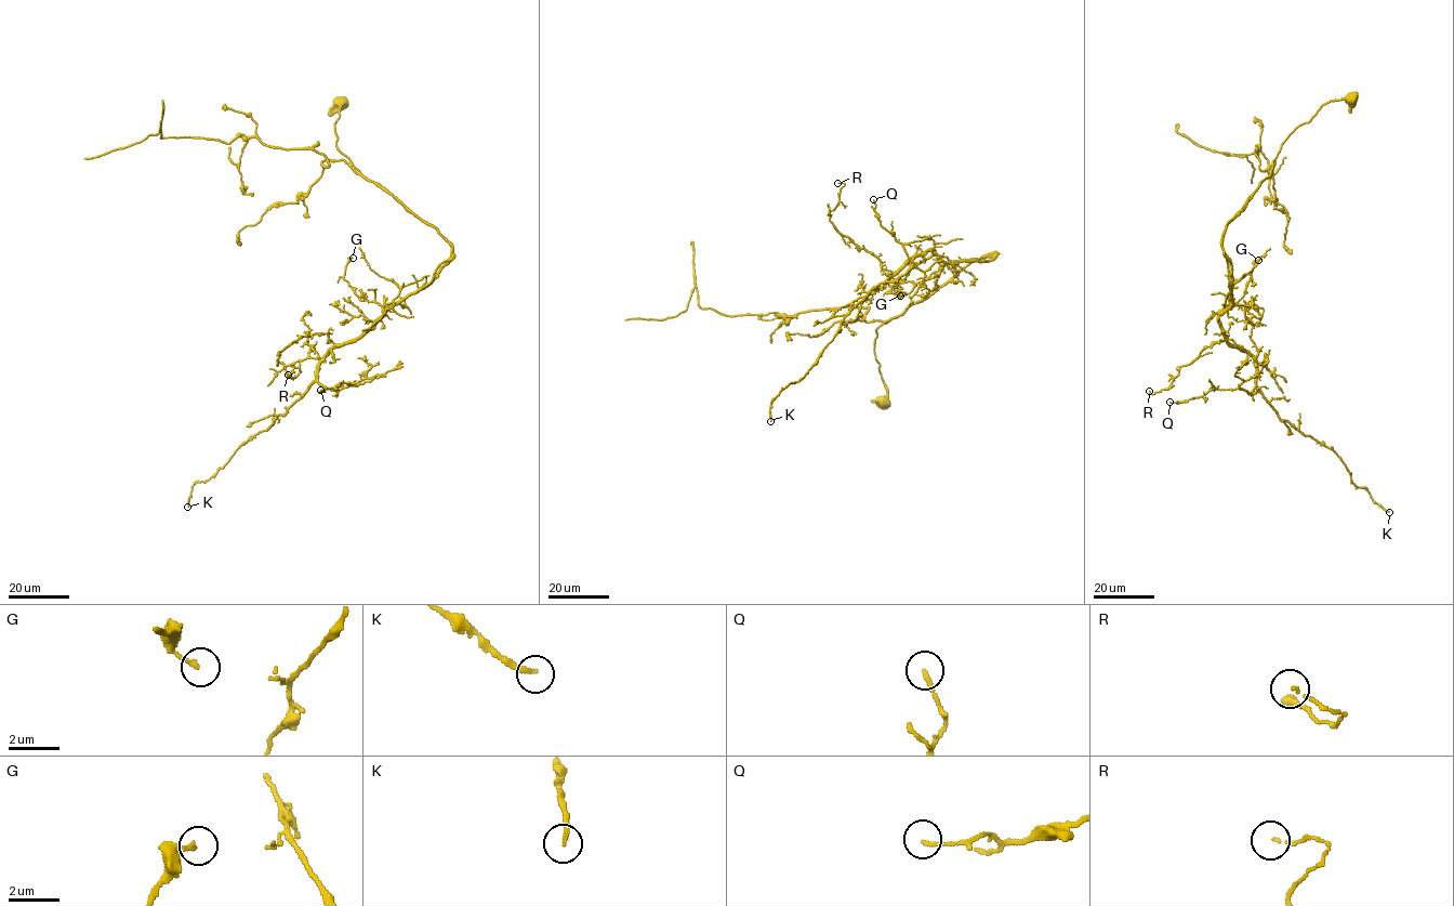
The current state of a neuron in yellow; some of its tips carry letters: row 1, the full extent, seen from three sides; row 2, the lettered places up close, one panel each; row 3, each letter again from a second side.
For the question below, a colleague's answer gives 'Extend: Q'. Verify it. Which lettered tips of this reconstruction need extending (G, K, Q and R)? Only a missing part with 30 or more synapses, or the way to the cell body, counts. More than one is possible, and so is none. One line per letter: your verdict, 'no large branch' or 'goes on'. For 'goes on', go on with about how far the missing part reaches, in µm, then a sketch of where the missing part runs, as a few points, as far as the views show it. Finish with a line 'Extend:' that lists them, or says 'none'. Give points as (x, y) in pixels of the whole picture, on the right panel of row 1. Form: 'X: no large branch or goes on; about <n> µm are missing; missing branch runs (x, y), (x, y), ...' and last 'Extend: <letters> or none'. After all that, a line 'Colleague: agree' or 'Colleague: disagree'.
G: no large branch
K: no large branch
Q: no large branch
R: no large branch
Extend: none
Colleague: disagree

